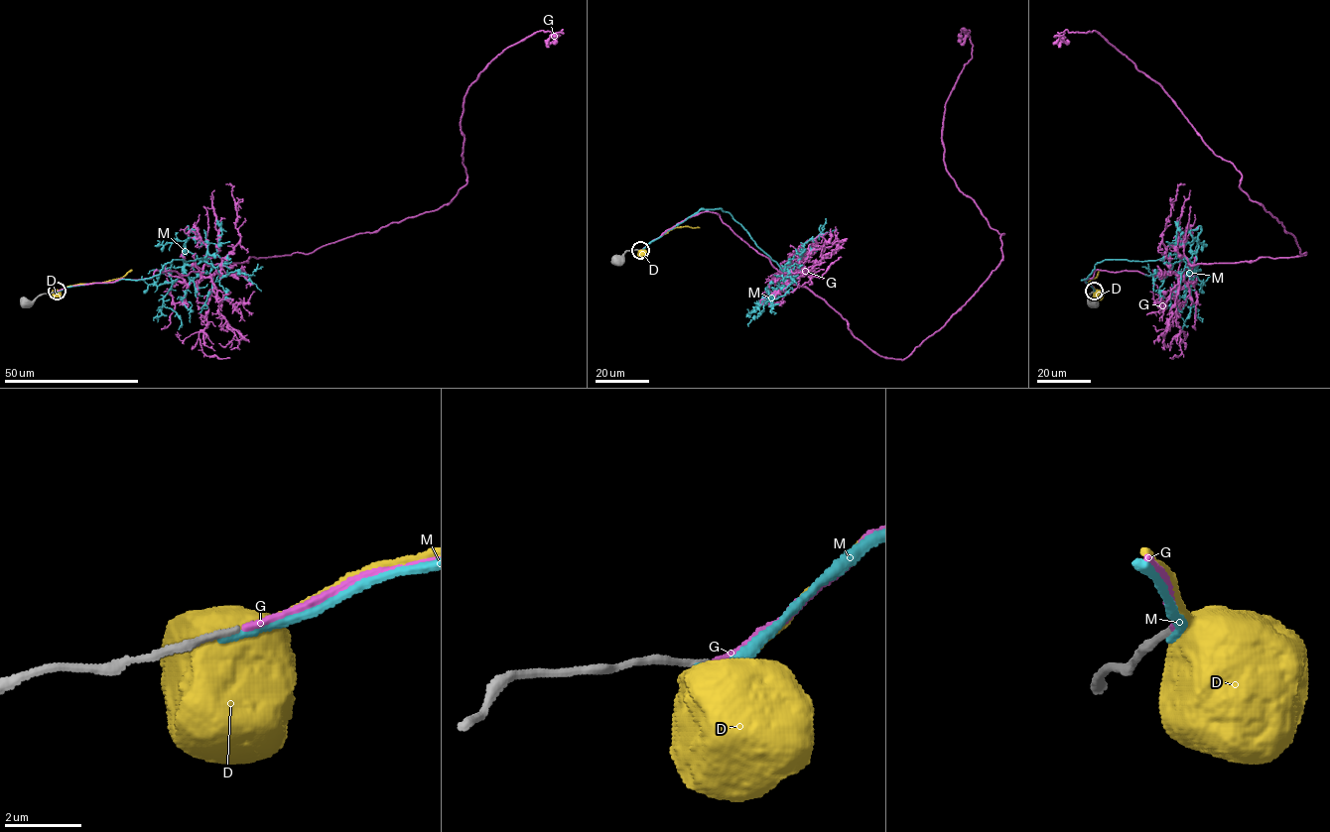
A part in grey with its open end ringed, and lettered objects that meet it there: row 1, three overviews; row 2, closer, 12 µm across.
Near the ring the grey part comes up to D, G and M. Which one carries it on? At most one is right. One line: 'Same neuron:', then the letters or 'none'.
Same neuron: G

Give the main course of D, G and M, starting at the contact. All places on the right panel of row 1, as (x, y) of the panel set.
D: (1094, 291), (1088, 282), (1096, 278), (1100, 269)
G: (1094, 291), (1085, 279), (1095, 271), (1155, 275), (1306, 252), (1099, 33), (1066, 30), (1058, 48)
M: (1093, 292), (1082, 280), (1104, 260), (1185, 258), (1192, 266), (1190, 295), (1194, 305), (1182, 329)

